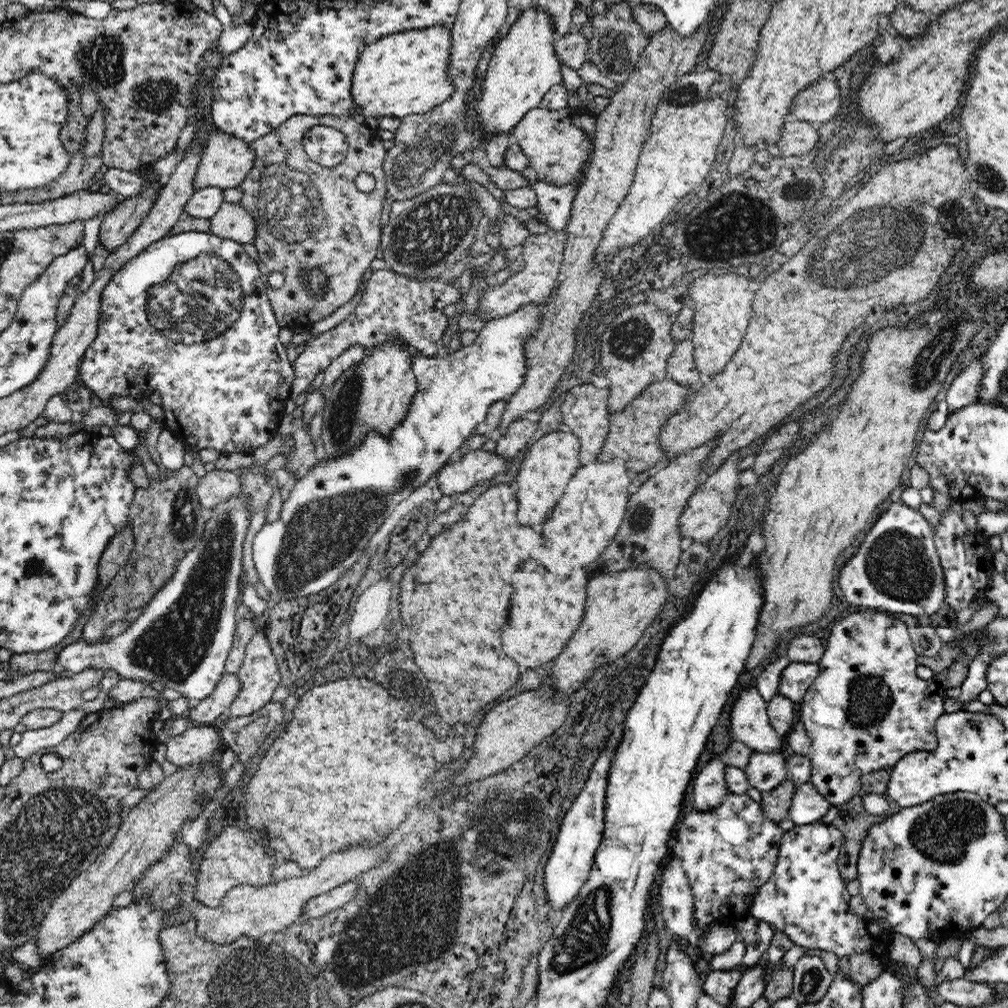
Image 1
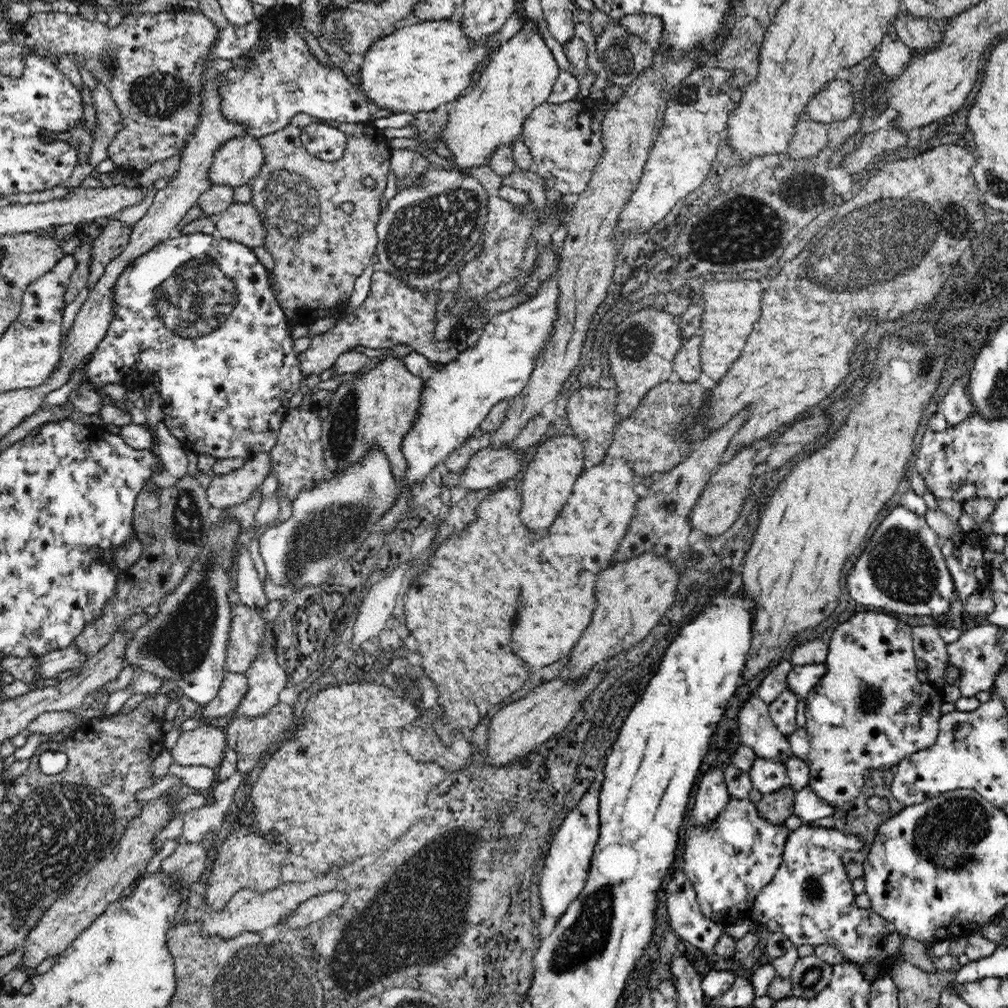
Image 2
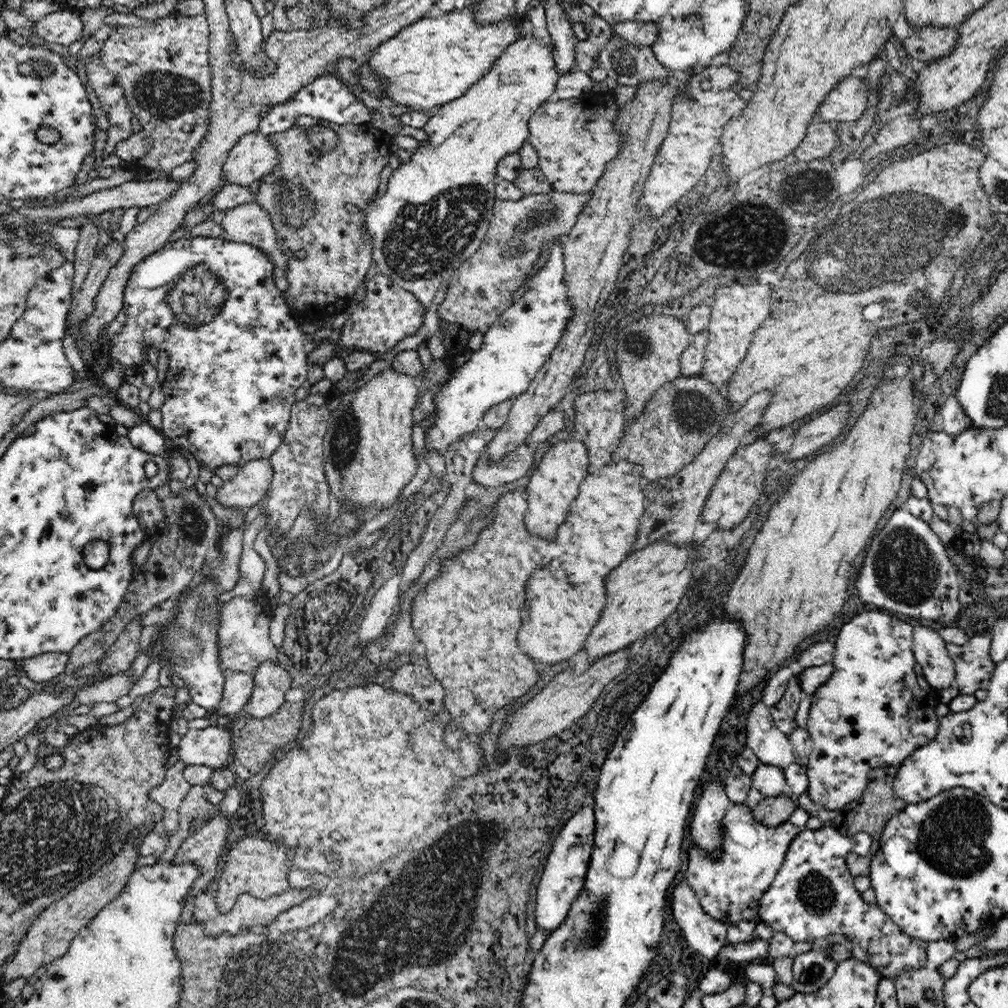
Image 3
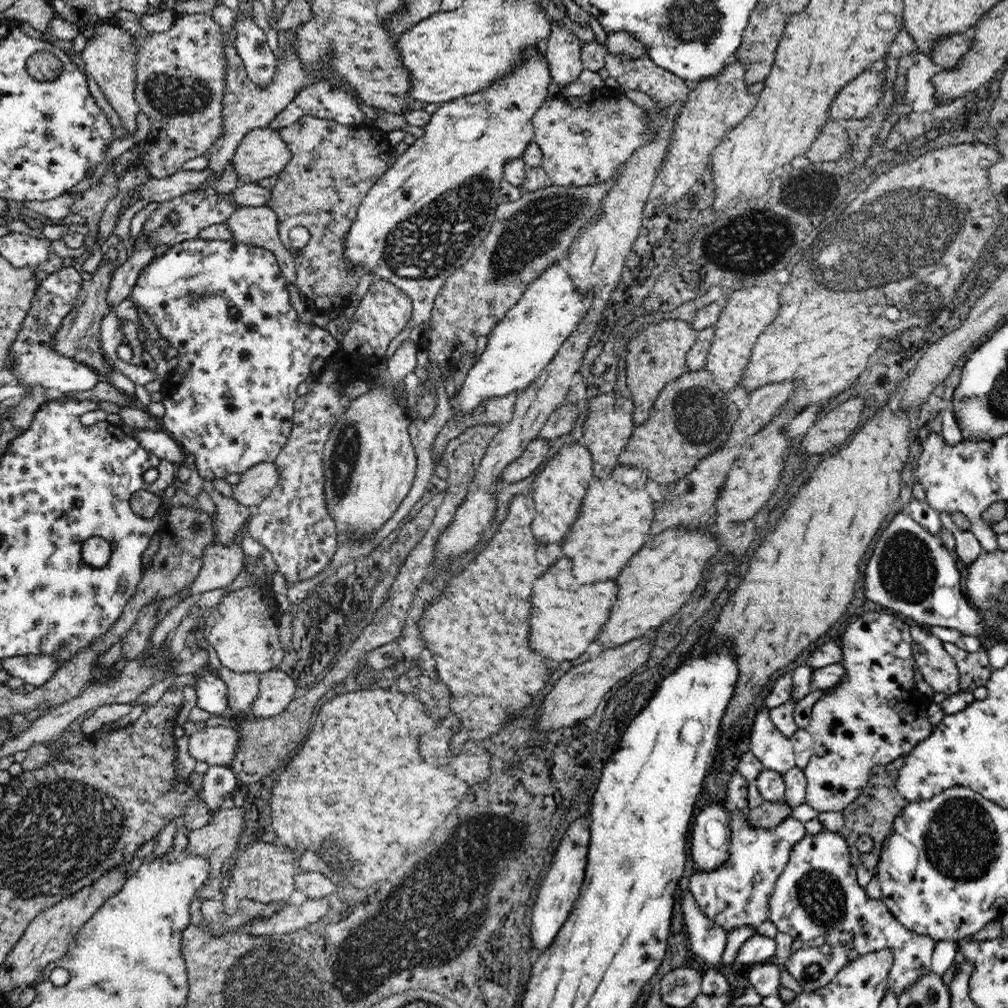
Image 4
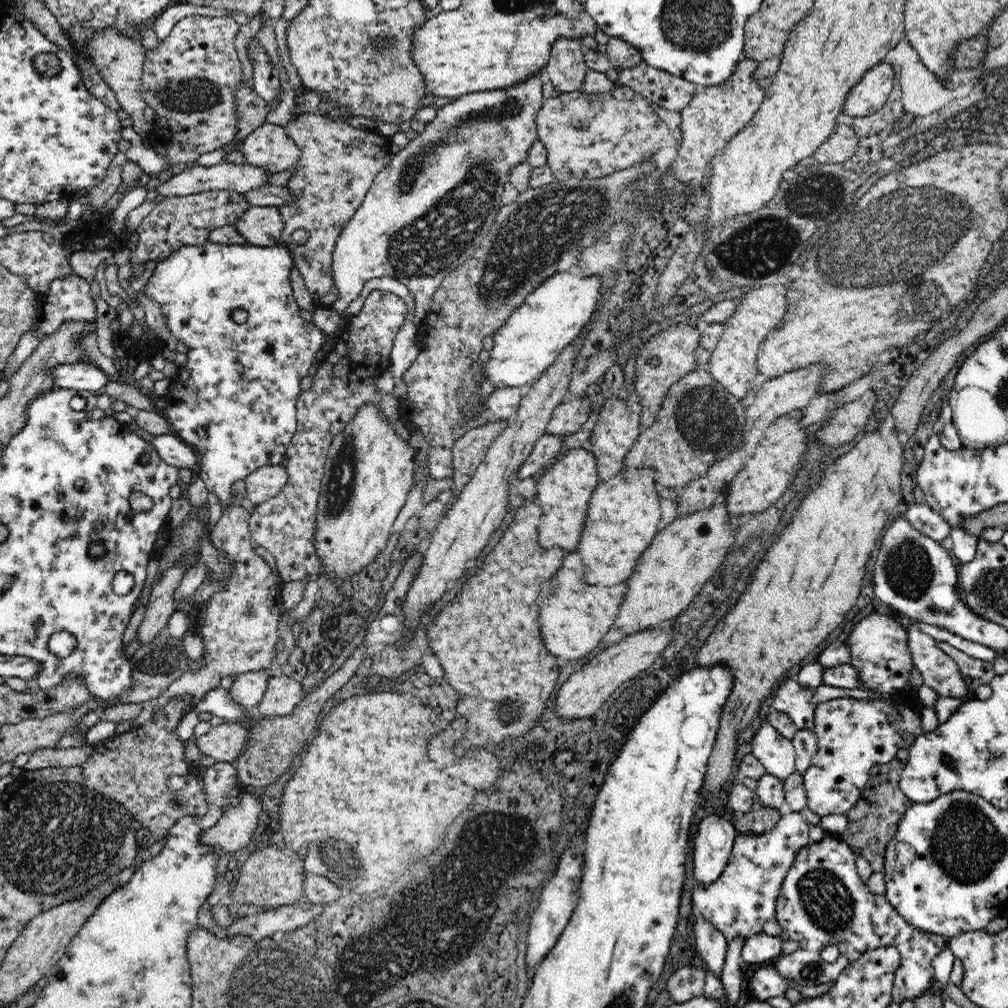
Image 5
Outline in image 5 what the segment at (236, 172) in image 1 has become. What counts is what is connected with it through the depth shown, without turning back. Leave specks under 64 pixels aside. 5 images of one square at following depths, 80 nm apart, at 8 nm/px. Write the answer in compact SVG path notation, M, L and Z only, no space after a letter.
M262 124L241 144L248 165L264 167L268 174L288 170L300 160L300 148L291 140L282 126Z

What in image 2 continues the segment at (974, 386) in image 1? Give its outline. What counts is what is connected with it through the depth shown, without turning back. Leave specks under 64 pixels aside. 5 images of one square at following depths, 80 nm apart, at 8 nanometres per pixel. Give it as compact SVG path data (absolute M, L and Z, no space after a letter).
M964 370L962 376L955 380L943 398L941 409L949 426L958 426L960 422L966 420L966 416L970 416L970 412L973 412L971 400L966 394L970 373Z

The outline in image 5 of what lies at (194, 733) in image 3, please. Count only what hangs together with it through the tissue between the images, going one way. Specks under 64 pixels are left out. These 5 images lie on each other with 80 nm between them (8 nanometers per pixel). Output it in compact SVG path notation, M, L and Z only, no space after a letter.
M223 722L197 738L196 745L205 761L234 763L242 757L248 730L238 723Z

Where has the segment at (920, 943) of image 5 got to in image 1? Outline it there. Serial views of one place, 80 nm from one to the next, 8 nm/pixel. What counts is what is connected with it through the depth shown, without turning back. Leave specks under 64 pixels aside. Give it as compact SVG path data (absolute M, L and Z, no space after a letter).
M823 822L795 824L782 836L773 874L753 898L750 913L754 918L771 924L775 931L787 934L798 946L835 952L840 957L866 952L879 954L888 946L891 932L882 929L872 914L856 915L848 909L853 896L846 889L847 881L842 878L837 861L842 844L844 844L844 835L832 824Z

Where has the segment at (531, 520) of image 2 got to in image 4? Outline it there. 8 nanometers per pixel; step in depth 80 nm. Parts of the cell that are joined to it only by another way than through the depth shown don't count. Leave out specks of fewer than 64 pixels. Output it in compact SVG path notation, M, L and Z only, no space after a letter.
M582 442L565 444L535 476L528 498L534 503L537 512L532 517L530 528L534 536L542 540L542 544L546 544L546 540L566 538L572 522L578 518L578 510L580 510L582 498L586 496L586 488L594 478L593 464L591 452Z

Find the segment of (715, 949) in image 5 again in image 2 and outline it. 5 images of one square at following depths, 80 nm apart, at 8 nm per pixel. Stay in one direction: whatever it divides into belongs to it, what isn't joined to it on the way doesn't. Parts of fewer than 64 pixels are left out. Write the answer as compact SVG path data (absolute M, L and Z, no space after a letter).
M676 871L668 876L666 892L666 908L669 921L674 932L684 940L688 940L690 944L699 948L705 955L714 959L714 948L718 944L718 938L725 932L724 925L718 925L714 921L708 919L702 913L700 905L697 901L697 894L694 890L691 880L685 873Z

